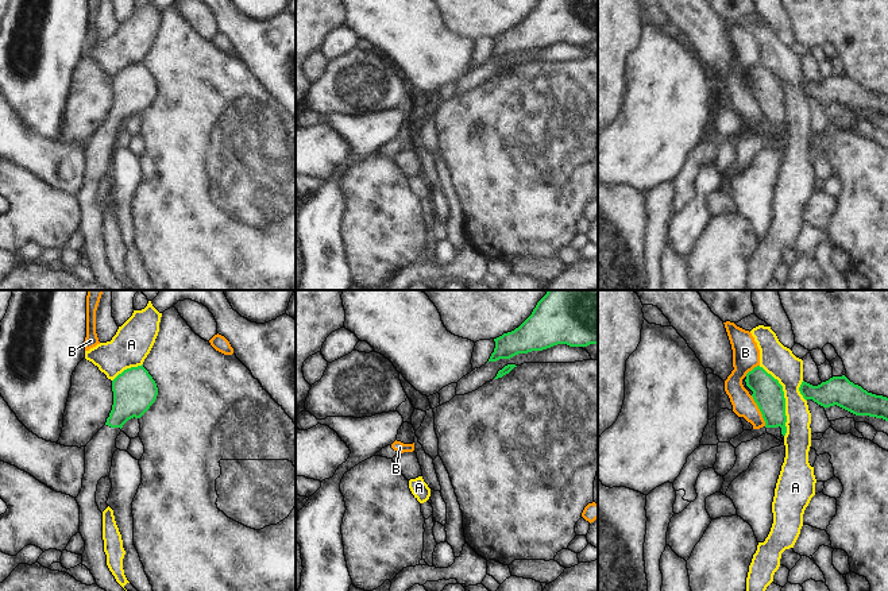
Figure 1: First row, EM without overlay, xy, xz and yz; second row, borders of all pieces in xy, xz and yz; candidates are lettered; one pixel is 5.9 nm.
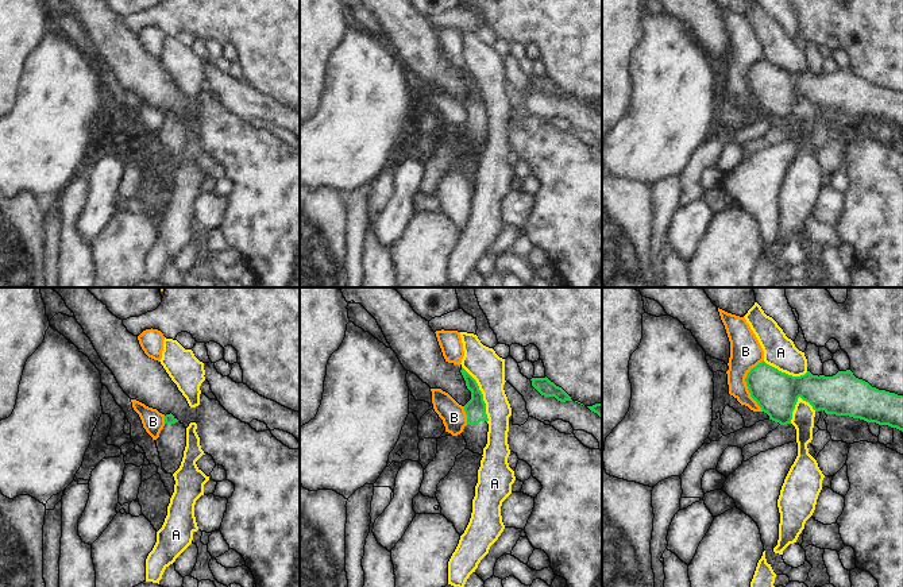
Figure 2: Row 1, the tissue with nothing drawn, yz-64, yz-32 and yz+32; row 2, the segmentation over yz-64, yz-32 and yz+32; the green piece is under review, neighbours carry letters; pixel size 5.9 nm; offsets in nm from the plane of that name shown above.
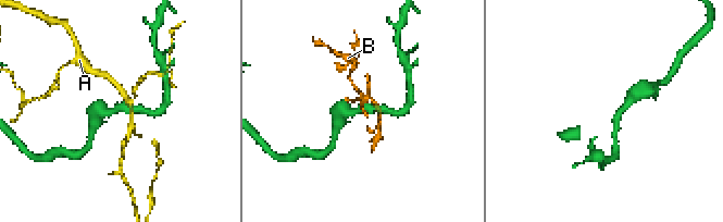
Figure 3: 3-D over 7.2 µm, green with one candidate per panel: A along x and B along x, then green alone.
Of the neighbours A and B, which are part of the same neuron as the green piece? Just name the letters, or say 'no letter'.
no letter

